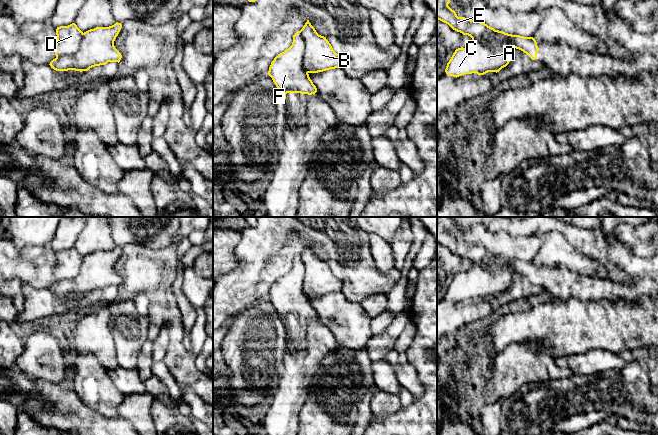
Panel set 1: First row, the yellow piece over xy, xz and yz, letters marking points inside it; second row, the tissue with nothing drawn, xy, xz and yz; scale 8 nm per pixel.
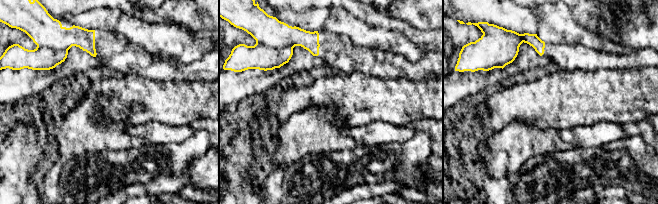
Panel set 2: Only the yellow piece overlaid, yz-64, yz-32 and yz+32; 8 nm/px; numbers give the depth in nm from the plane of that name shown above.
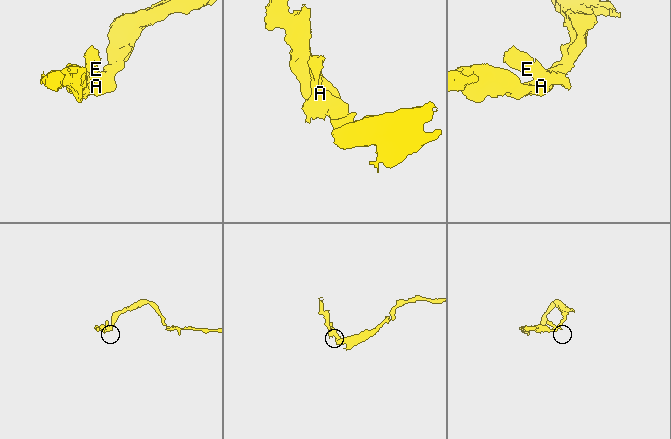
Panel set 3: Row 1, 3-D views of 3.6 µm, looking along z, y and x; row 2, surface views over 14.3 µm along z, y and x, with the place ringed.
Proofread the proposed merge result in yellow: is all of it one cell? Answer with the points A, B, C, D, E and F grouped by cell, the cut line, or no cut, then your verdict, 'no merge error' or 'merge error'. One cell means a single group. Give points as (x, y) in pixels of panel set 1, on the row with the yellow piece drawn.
groups A B C / D E F; cut yz (473, 41), (490, 47), (500, 43), (510, 43), (514, 47); merge error

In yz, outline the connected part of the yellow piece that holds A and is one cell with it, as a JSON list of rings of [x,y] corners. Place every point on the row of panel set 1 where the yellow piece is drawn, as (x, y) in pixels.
[[[472,42],[469,47],[455,50],[445,72],[456,78],[472,73],[478,75],[497,73],[511,61],[513,49],[510,43],[500,43],[490,48],[483,43]]]

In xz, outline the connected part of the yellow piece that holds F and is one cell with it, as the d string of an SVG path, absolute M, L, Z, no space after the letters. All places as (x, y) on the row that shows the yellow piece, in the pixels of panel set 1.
M300 31L293 35L292 45L274 58L268 75L278 88L283 101L287 93L312 95L317 92L316 86L303 67L305 51L304 40Z

